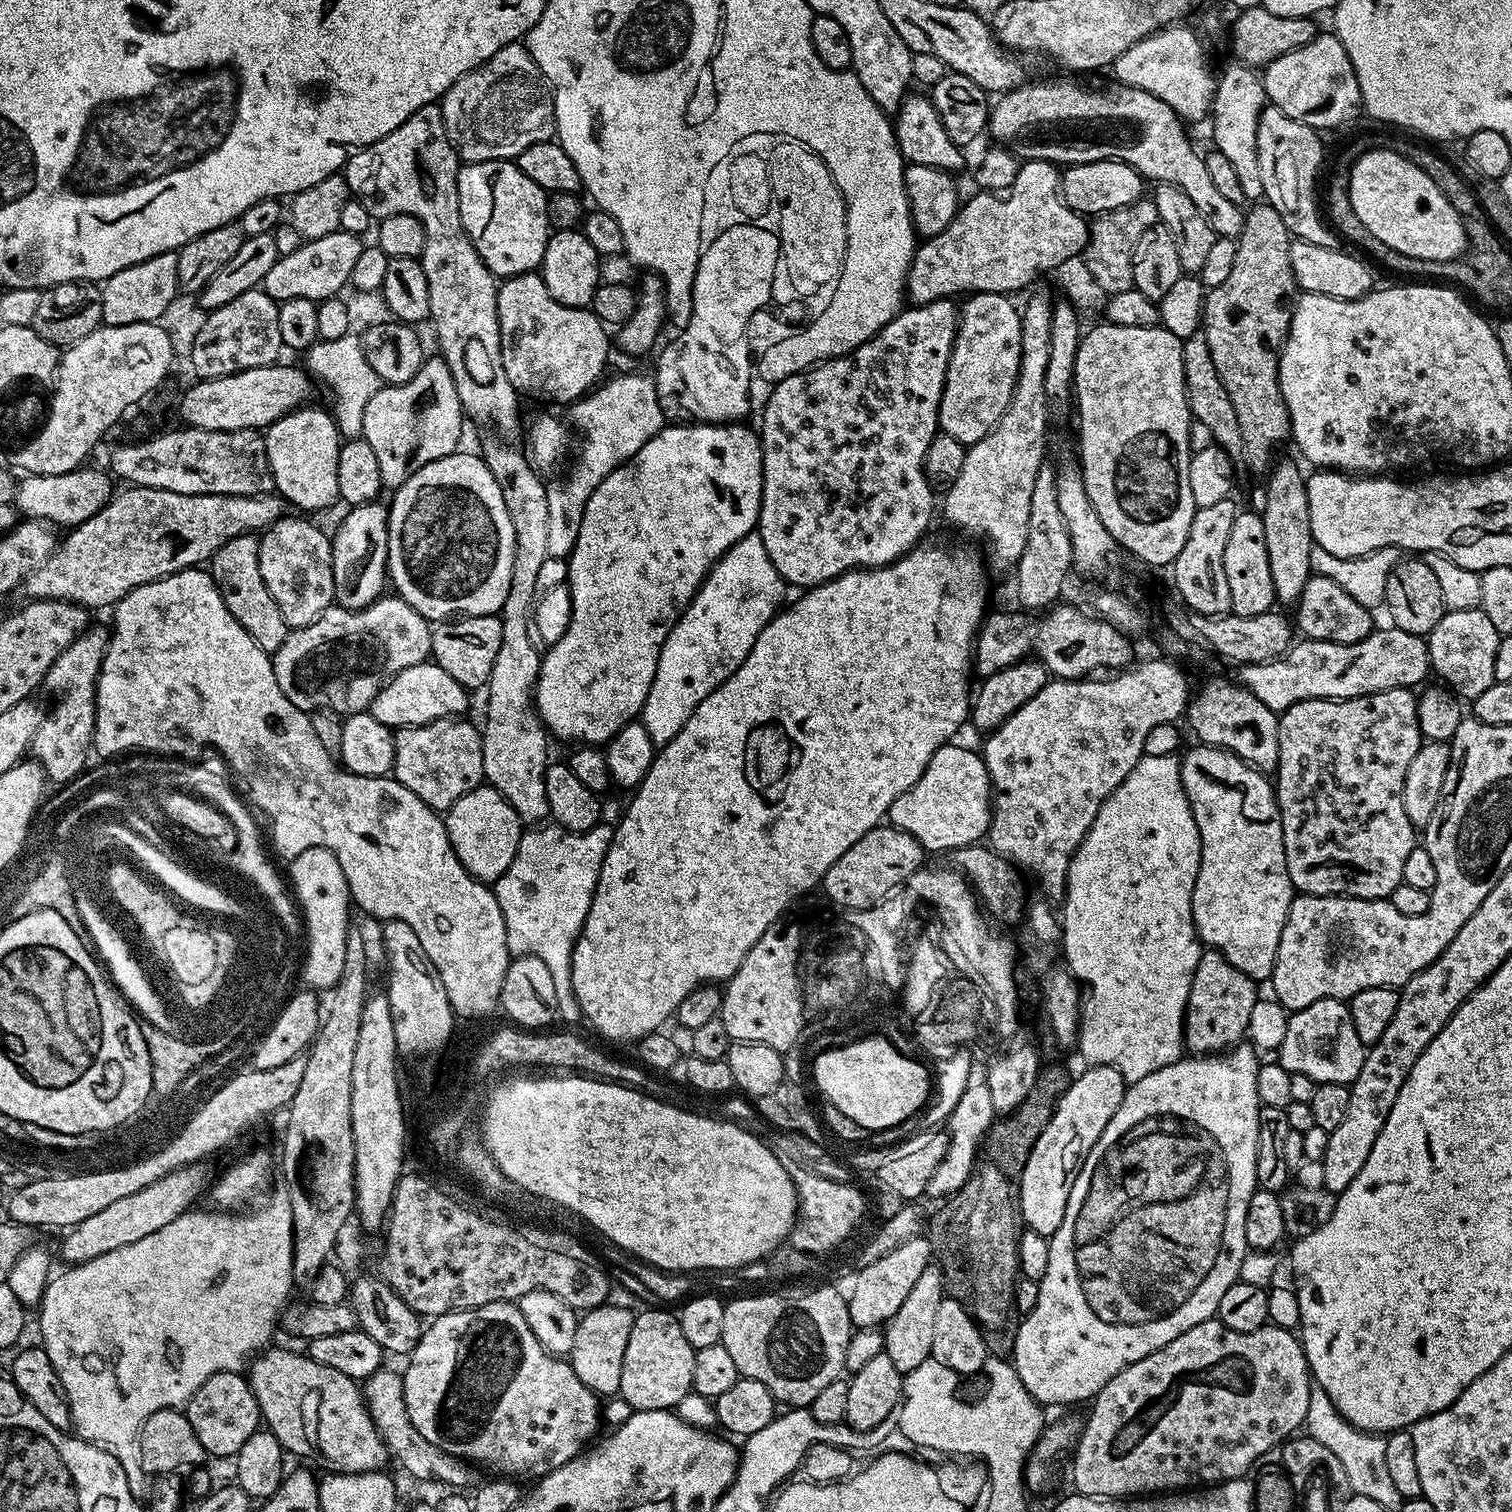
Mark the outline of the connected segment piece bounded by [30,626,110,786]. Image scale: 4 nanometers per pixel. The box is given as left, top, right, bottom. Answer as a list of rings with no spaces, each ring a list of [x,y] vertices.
[[[89,626],[76,637],[76,641],[50,666],[44,676],[43,691],[56,696],[56,705],[47,709],[40,729],[34,734],[31,755],[44,767],[44,775],[56,786],[74,780],[89,767],[88,752],[93,751],[92,735],[96,729],[96,679],[104,661],[104,649],[108,646],[110,632],[107,627]]]

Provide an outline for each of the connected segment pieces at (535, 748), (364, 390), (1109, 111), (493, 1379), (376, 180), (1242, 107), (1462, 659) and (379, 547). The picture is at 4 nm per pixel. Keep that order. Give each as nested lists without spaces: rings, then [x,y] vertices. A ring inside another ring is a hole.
[[[492,444],[485,452],[482,459],[487,464],[490,474],[502,486],[502,498],[506,498],[506,510],[510,510],[510,522],[514,526],[514,570],[510,570],[510,591],[506,594],[506,602],[499,610],[502,620],[502,646],[498,646],[498,655],[494,657],[494,670],[490,670],[490,678],[486,685],[488,692],[488,713],[484,716],[480,741],[482,742],[482,766],[487,787],[498,790],[510,806],[518,814],[521,825],[540,826],[549,819],[548,803],[546,802],[546,778],[544,771],[548,769],[550,757],[548,757],[548,740],[550,733],[540,721],[534,703],[536,679],[540,673],[541,649],[532,648],[534,636],[530,629],[530,615],[533,613],[534,603],[538,598],[536,586],[538,573],[542,562],[550,557],[547,551],[547,529],[550,518],[550,506],[548,505],[548,489],[544,482],[540,482],[537,469],[533,468],[527,455],[508,444]]]
[[[349,334],[333,340],[317,340],[306,353],[306,368],[317,381],[328,387],[332,395],[330,411],[336,417],[336,427],[344,440],[363,437],[362,414],[366,414],[366,402],[374,398],[374,394],[382,387],[382,381],[374,370],[370,370],[370,362],[366,362],[366,354],[362,350],[359,335]]]
[[[1040,80],[1037,84],[1025,82],[1018,88],[1013,88],[1010,92],[1005,92],[999,97],[1000,100],[991,105],[990,115],[988,118],[987,131],[992,132],[992,136],[997,145],[1009,148],[1016,156],[1019,156],[1021,161],[1025,160],[1045,160],[1057,166],[1071,166],[1074,164],[1085,164],[1086,162],[1098,162],[1099,160],[1121,160],[1126,162],[1132,168],[1140,171],[1141,176],[1147,178],[1152,182],[1159,182],[1161,184],[1173,184],[1178,186],[1189,196],[1194,202],[1194,206],[1198,206],[1198,210],[1202,210],[1202,218],[1206,218],[1206,222],[1210,222],[1210,230],[1214,230],[1214,234],[1218,238],[1235,238],[1240,235],[1240,231],[1244,228],[1244,212],[1234,202],[1228,201],[1222,193],[1214,186],[1213,180],[1210,178],[1210,173],[1206,170],[1206,162],[1201,153],[1196,153],[1192,149],[1192,140],[1188,137],[1186,124],[1181,120],[1179,114],[1170,108],[1166,102],[1162,102],[1154,94],[1147,93],[1146,90],[1131,88],[1126,84],[1119,82],[1111,82],[1105,88],[1095,88],[1092,84],[1079,84],[1076,80]]]
[[[507,1300],[490,1302],[486,1306],[461,1312],[447,1312],[435,1317],[425,1327],[418,1346],[407,1357],[408,1369],[403,1369],[402,1372],[406,1414],[410,1414],[410,1422],[414,1422],[418,1434],[422,1434],[430,1442],[434,1442],[436,1438],[434,1410],[448,1384],[454,1366],[454,1356],[458,1350],[458,1338],[462,1338],[466,1326],[474,1320],[484,1320],[484,1438],[466,1446],[466,1462],[476,1466],[485,1464],[492,1471],[489,1473],[499,1474],[504,1478],[521,1478],[520,1476],[539,1478],[558,1470],[558,1466],[581,1455],[597,1435],[595,1432],[602,1428],[601,1397],[592,1392],[590,1386],[583,1385],[582,1378],[574,1374],[572,1365],[567,1359],[553,1356],[544,1349],[538,1338],[534,1338],[534,1330],[526,1326],[522,1310]]]
[[[439,103],[427,104],[419,108],[398,130],[386,134],[376,144],[353,151],[342,175],[348,183],[349,193],[359,200],[372,218],[383,218],[394,214],[410,214],[422,222],[426,230],[426,246],[419,256],[424,267],[426,286],[430,286],[430,324],[436,327],[436,340],[440,343],[439,355],[450,366],[454,374],[454,386],[458,390],[460,404],[469,421],[477,420],[488,428],[493,428],[504,440],[512,440],[520,428],[520,400],[514,386],[506,378],[502,364],[502,342],[499,340],[498,322],[498,280],[482,262],[472,239],[462,226],[462,214],[458,206],[458,186],[456,179],[462,161],[456,155],[454,146],[446,134],[444,119]]]
[[[1232,62],[1224,73],[1219,73],[1210,111],[1212,140],[1216,143],[1213,145],[1215,151],[1221,152],[1234,165],[1238,182],[1242,185],[1242,194],[1248,202],[1259,201],[1264,196],[1262,165],[1258,162],[1258,122],[1265,107],[1264,81],[1257,69]]]
[[[1480,608],[1445,611],[1434,630],[1428,633],[1429,665],[1444,680],[1456,696],[1471,702],[1495,684],[1494,661],[1500,645],[1500,632]]]
[[[357,504],[347,509],[332,542],[335,603],[342,608],[365,608],[386,592],[388,580],[388,504]],[[385,584],[385,588],[384,588]]]

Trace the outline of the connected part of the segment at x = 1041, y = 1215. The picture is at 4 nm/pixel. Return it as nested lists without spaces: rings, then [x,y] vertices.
[[[1088,1066],[1080,1077],[1073,1079],[1068,1089],[1060,1095],[1050,1122],[1046,1122],[1046,1130],[1034,1142],[1030,1150],[1030,1158],[1026,1158],[1026,1166],[1018,1181],[1018,1212],[1026,1225],[1027,1231],[1037,1232],[1051,1238],[1062,1226],[1062,1218],[1066,1218],[1066,1202],[1070,1202],[1070,1190],[1074,1186],[1074,1178],[1078,1178],[1085,1158],[1090,1154],[1094,1142],[1102,1138],[1102,1130],[1106,1130],[1106,1122],[1114,1118],[1114,1110],[1122,1102],[1126,1085],[1122,1074],[1111,1066]]]

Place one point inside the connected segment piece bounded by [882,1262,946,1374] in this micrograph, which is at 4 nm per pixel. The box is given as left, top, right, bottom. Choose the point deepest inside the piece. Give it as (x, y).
(909, 1334)

